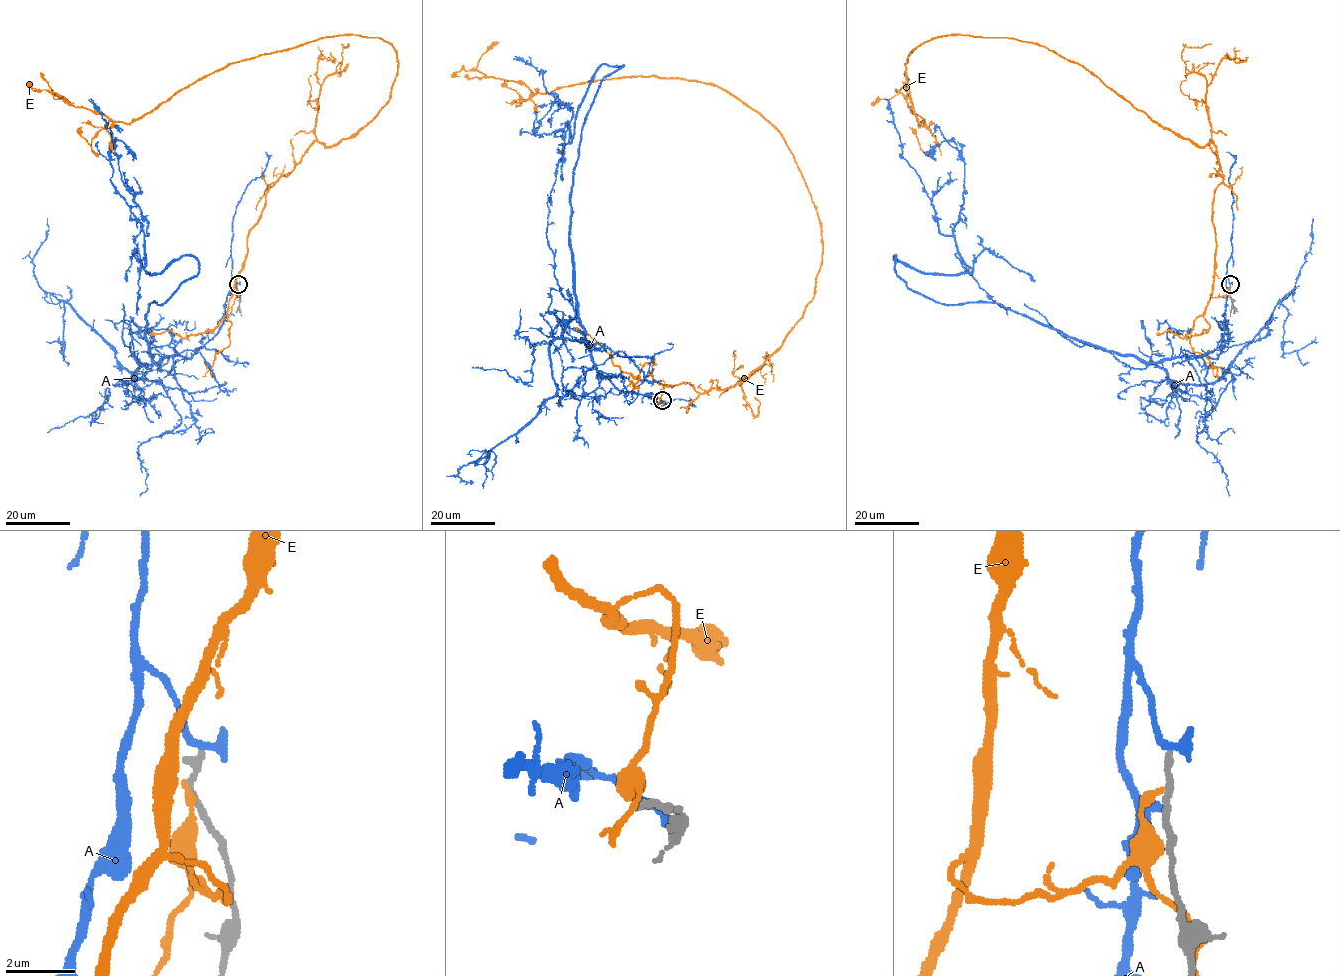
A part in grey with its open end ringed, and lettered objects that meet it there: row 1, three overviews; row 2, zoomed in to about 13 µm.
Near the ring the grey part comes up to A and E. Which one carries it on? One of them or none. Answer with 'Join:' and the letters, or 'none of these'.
Join: none of these

